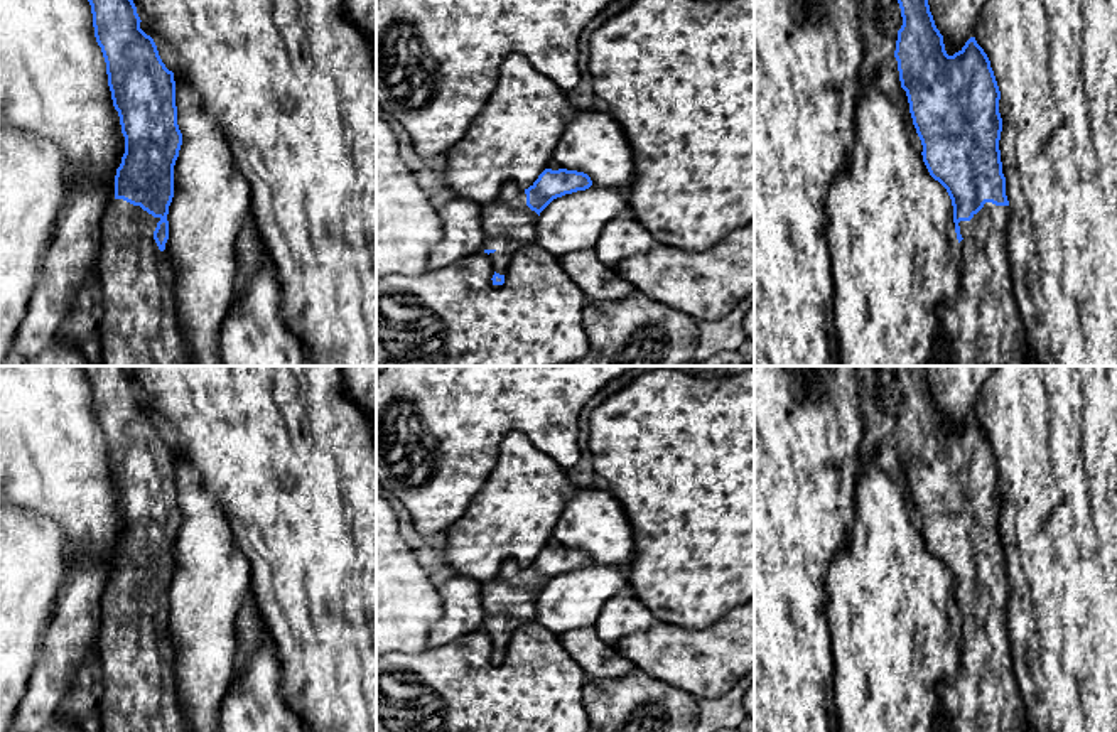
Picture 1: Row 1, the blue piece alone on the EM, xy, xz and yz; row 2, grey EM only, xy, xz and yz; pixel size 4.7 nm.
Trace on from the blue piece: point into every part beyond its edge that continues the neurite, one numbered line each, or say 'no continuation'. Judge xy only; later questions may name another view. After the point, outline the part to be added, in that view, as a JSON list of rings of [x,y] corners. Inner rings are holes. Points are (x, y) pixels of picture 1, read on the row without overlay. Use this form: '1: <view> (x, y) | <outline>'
1: xy (139, 690) | [[[111,577],[103,594],[103,624],[94,646],[101,665],[103,732],[189,732],[179,703],[175,648],[159,627],[154,609],[160,595],[123,577]]]

